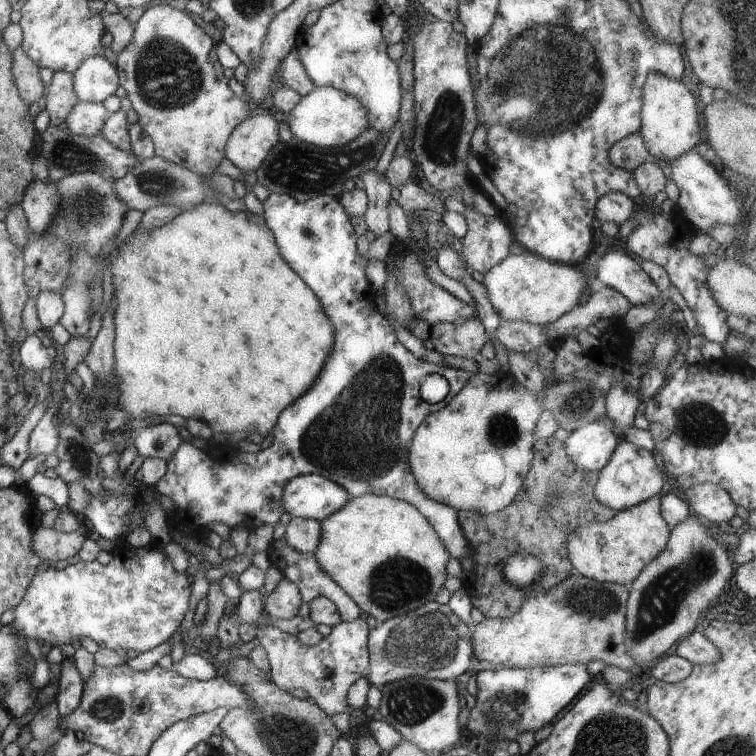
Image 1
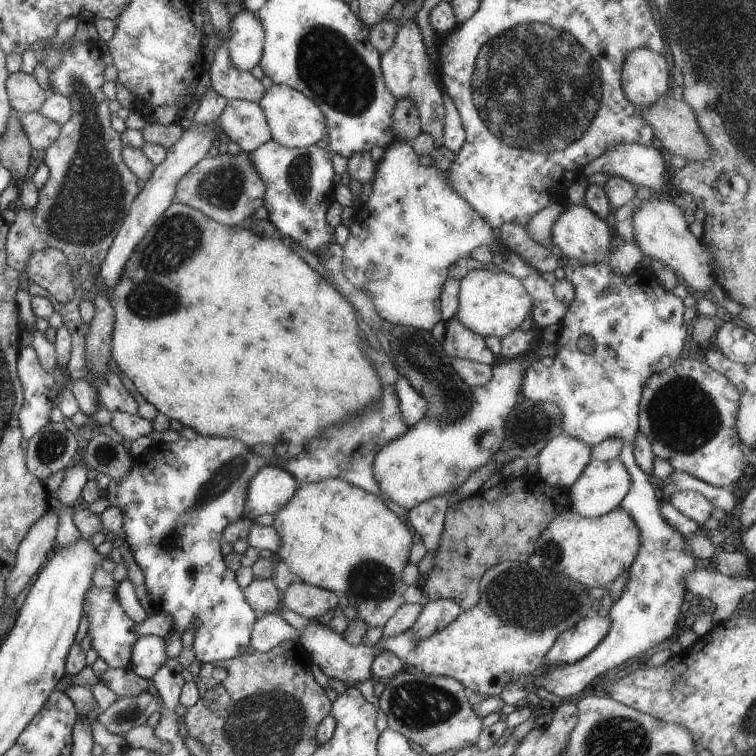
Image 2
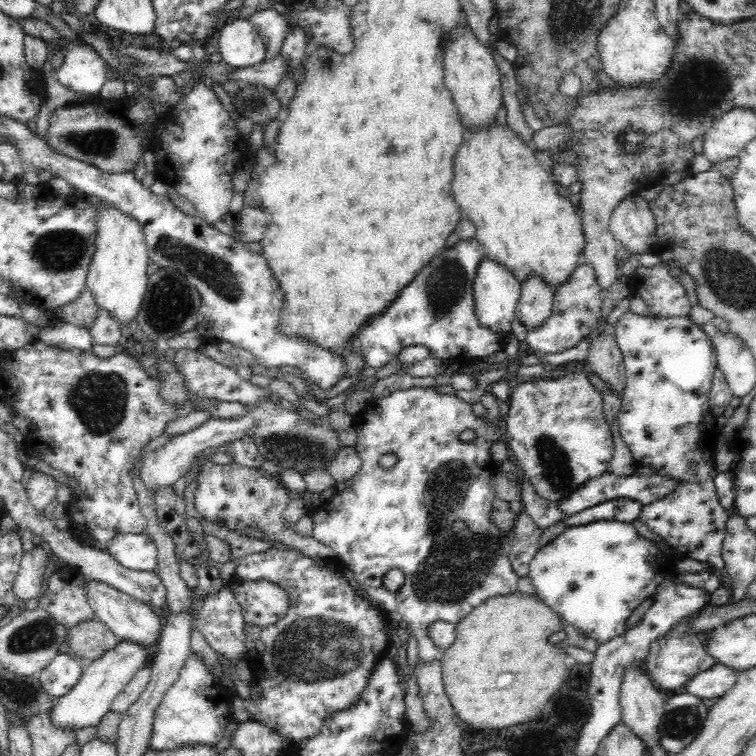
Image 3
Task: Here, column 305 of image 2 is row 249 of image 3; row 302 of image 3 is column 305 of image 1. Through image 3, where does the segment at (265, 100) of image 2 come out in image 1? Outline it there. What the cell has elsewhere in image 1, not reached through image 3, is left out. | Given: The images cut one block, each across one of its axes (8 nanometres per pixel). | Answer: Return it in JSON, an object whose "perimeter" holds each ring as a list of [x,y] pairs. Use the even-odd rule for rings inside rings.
{"perimeter":[[[315,87],[302,96],[287,113],[285,121],[292,136],[318,147],[340,147],[351,142],[368,128],[365,107],[354,96],[333,87]]]}

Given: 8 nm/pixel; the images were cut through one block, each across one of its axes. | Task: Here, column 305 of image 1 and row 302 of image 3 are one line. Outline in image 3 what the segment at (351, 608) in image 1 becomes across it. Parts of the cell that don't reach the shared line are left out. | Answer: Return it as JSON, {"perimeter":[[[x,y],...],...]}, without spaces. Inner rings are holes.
{"perimeter":[[[581,261],[572,278],[554,290],[552,314],[536,331],[527,332],[526,348],[534,349],[538,353],[560,354],[564,350],[576,348],[582,340],[597,330],[602,304],[601,290],[598,288],[593,268],[589,263]]]}

